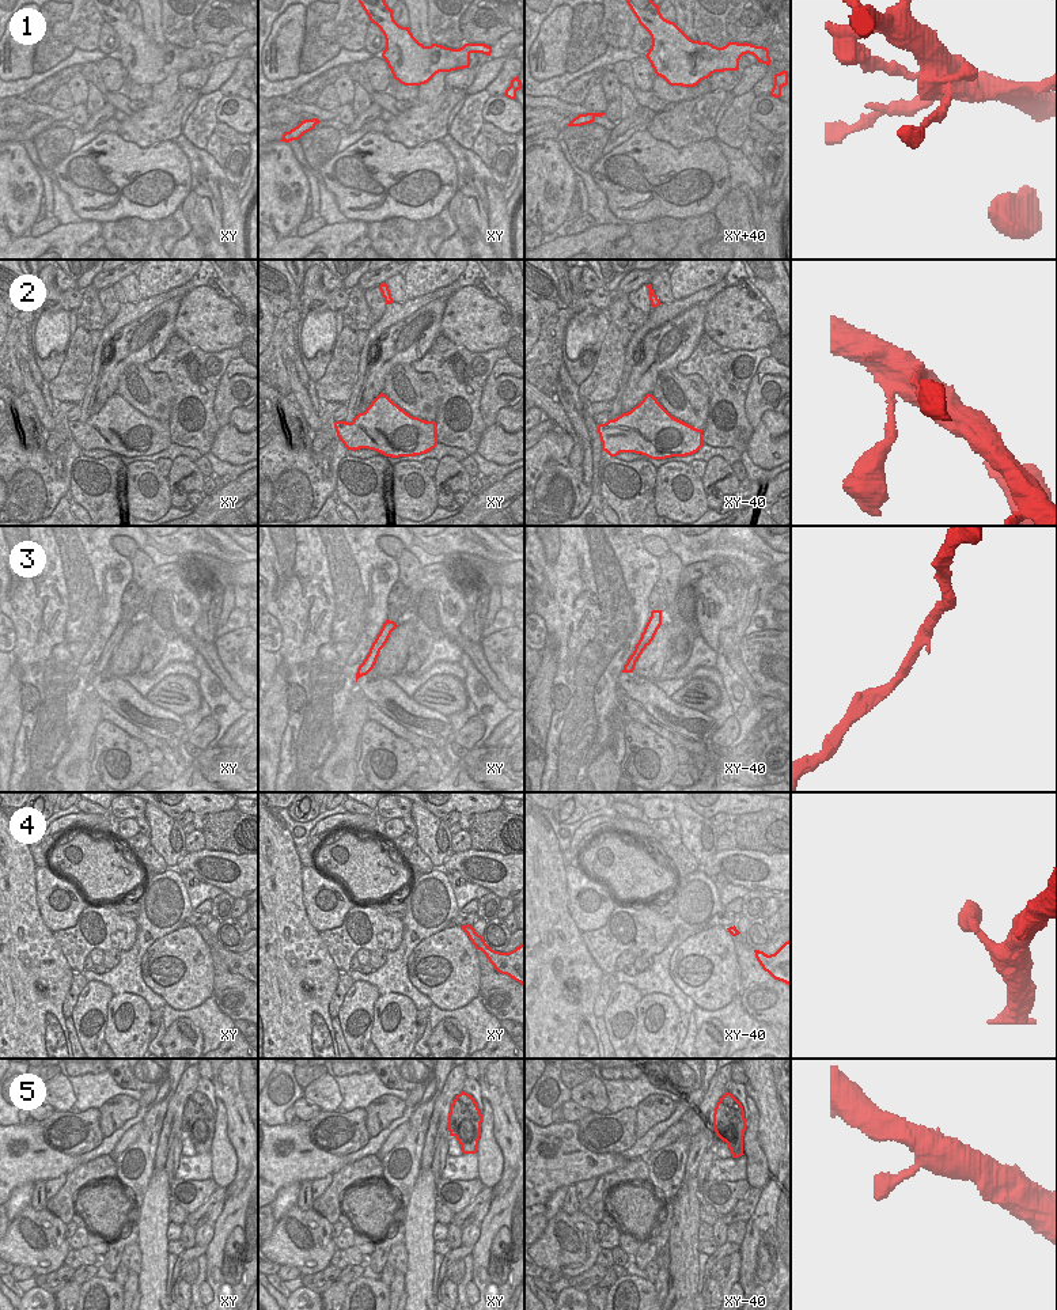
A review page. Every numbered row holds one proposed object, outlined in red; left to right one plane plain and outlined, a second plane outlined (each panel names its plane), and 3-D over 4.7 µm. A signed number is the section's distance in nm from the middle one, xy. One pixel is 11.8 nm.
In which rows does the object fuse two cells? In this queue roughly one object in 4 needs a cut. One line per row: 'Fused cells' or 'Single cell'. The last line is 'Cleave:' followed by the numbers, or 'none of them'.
1: Fused cells
2: Single cell
3: Single cell
4: Single cell
5: Single cell
Cleave: 1

